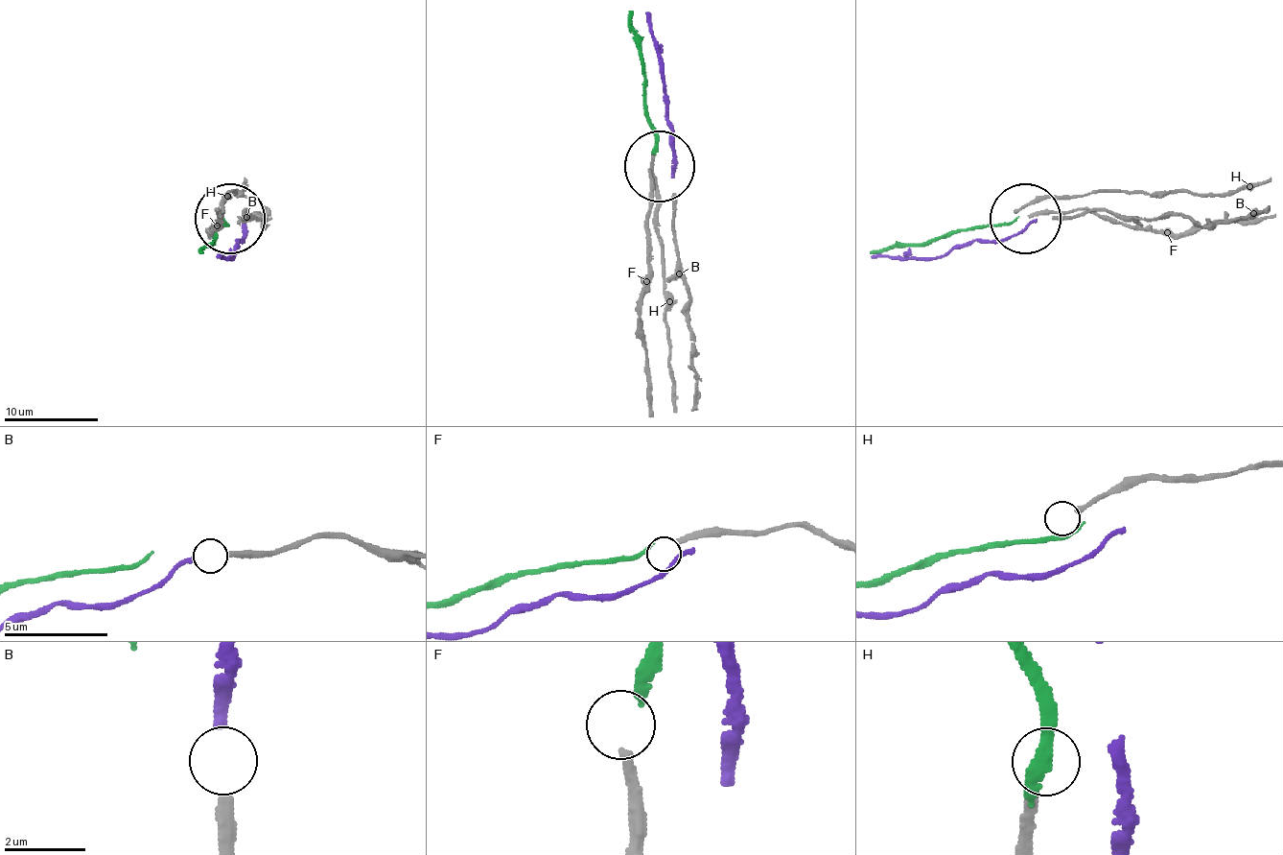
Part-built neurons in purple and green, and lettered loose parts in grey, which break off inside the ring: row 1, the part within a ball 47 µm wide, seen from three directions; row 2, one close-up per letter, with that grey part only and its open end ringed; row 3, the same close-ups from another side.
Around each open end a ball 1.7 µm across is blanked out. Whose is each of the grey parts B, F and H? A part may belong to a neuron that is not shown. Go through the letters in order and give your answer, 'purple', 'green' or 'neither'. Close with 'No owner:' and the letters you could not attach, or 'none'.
B: purple
F: neither
H: neither
No owner: F, H

